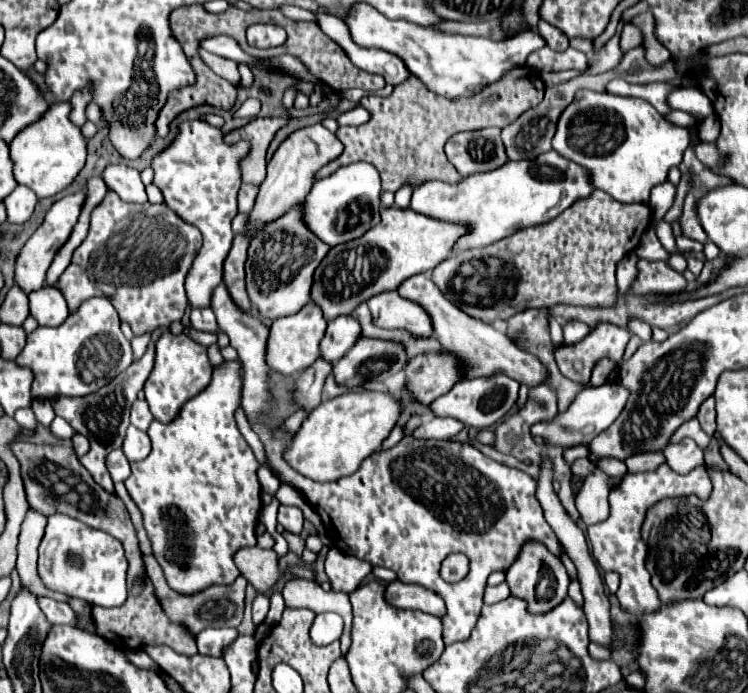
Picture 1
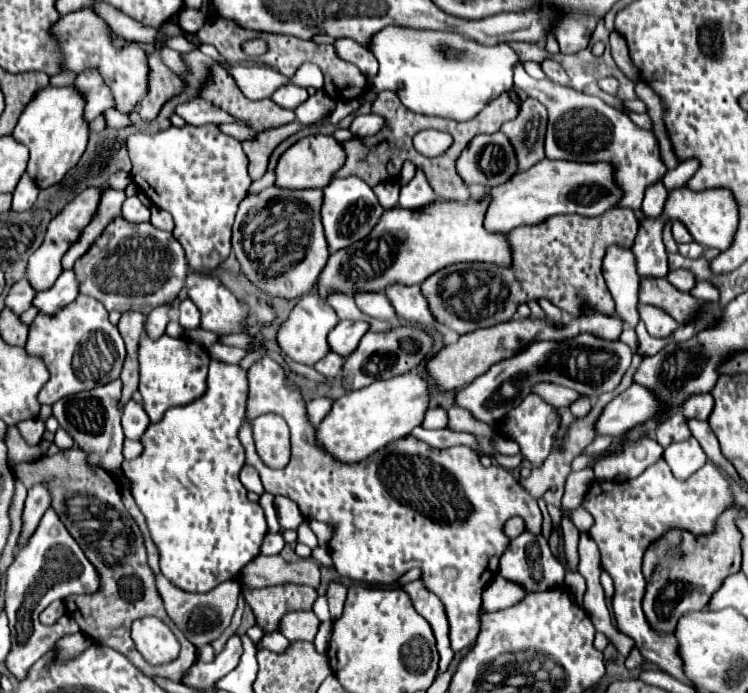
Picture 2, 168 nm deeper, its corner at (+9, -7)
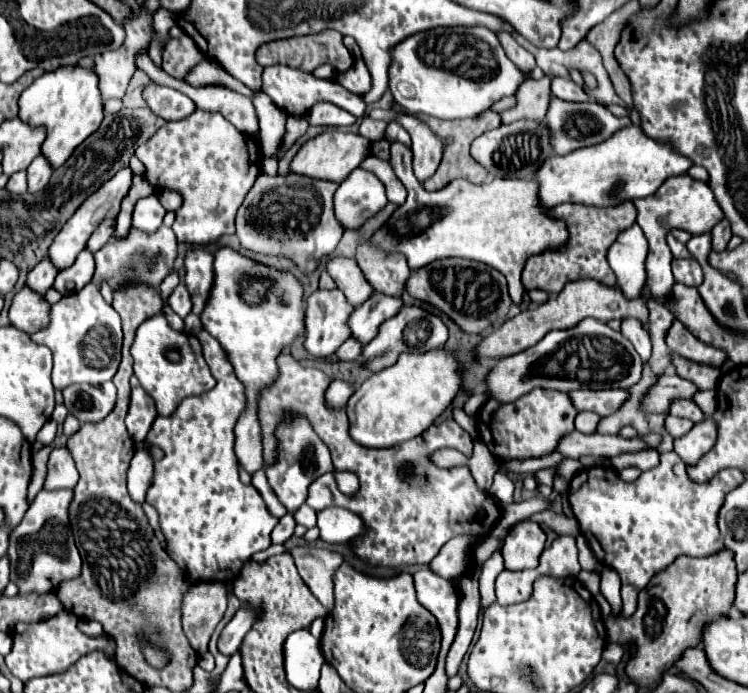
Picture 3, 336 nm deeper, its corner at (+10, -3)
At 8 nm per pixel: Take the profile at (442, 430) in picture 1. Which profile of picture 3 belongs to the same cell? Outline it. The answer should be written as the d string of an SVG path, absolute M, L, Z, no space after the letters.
M477 393L477 395L473 395L473 397L471 397L471 399L465 403L465 413L473 417L475 413L479 413L479 409L483 407L483 403L485 403L485 401L487 401L487 397L485 397L483 393Z

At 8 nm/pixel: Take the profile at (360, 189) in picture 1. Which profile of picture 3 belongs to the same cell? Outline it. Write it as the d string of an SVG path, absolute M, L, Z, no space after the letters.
M357 167L335 193L335 215L345 229L361 227L387 205L385 185L377 175Z

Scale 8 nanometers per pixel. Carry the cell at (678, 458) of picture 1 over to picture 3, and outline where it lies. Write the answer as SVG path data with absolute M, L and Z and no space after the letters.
M711 417L697 423L687 435L675 439L675 453L687 463L697 463L717 441L717 423Z

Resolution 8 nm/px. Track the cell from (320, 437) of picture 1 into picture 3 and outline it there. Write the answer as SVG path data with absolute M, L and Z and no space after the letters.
M441 347L441 349L433 349L425 353L401 353L393 367L373 373L351 395L347 403L347 415L351 421L351 437L363 447L393 447L403 441L409 441L421 435L421 431L429 429L435 423L435 419L441 417L443 411L451 407L453 399L461 391L463 391L463 365L455 351Z

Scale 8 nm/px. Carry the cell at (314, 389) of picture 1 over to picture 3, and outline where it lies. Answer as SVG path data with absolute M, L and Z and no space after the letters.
M347 339L341 347L339 347L339 351L337 351L337 357L341 359L341 361L353 361L353 359L359 359L361 357L361 347L363 347L363 343L359 341L359 339Z

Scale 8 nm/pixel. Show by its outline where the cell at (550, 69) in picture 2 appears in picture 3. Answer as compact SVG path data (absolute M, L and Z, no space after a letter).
M553 77L553 95L559 97L561 101L573 101L573 103L583 103L583 101L589 101L587 99L587 93L579 87L579 85L573 85L571 79L563 79L563 77Z

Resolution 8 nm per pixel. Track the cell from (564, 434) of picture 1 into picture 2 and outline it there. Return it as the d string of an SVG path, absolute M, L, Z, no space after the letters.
M632 385L618 397L614 397L596 419L596 433L620 437L624 431L654 419L664 405L642 385Z

